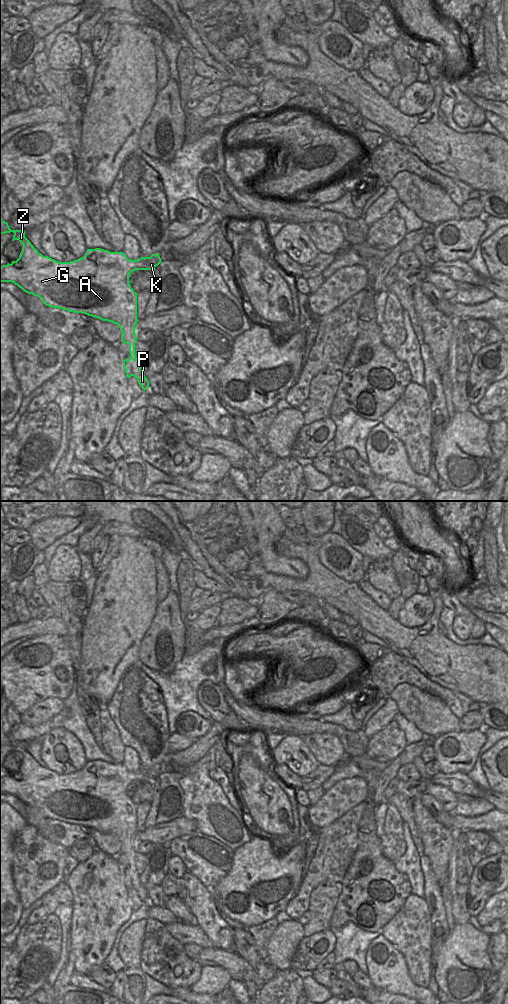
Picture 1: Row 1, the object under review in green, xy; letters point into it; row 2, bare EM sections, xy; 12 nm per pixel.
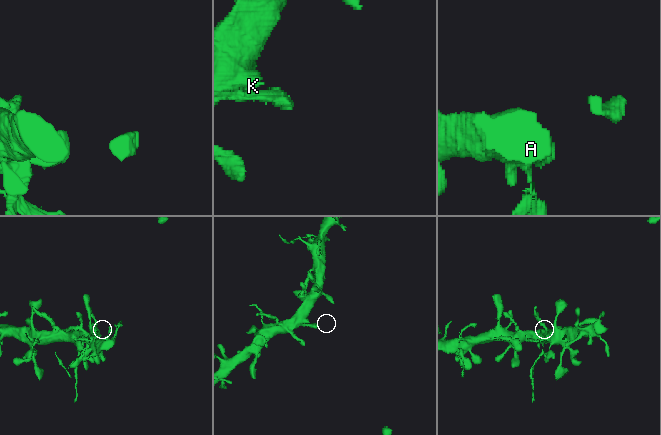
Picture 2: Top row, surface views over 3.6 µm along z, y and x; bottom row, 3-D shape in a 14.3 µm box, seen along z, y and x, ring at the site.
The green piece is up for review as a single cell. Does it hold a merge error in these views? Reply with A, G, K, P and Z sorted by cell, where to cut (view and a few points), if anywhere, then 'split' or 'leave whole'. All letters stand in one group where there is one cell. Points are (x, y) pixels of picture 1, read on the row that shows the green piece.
A G K Z / P | xy (134, 337), (124, 342) | split

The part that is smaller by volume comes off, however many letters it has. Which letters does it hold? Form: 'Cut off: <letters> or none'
Cut off: P

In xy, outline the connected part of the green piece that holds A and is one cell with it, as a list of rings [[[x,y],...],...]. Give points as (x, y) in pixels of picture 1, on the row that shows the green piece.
[[[0,217],[0,234],[13,232],[13,239],[22,243],[22,251],[16,261],[0,266],[0,282],[12,282],[24,292],[38,296],[51,308],[73,313],[83,313],[102,321],[117,324],[123,343],[135,338],[137,319],[137,293],[129,284],[129,274],[135,270],[153,270],[162,261],[159,254],[128,259],[123,252],[110,252],[101,248],[87,249],[85,255],[70,262],[58,262],[43,256],[25,237],[24,230],[11,230]]]

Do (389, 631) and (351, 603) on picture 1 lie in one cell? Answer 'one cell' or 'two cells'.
one cell

